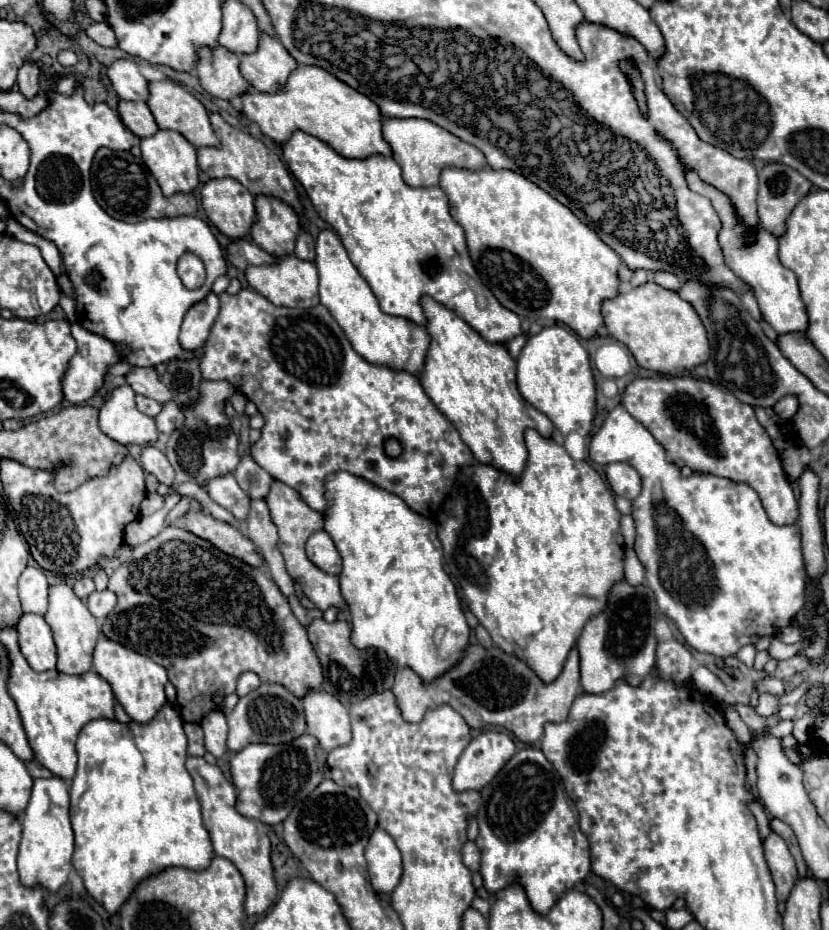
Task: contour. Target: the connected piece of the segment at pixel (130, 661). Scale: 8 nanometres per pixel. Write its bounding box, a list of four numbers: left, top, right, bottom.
[92,635,168,723]

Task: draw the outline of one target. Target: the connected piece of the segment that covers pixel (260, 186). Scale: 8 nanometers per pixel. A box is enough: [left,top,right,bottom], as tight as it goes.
[196,113,302,213]

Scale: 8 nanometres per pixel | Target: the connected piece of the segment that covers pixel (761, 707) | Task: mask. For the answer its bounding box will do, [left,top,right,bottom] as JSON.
[756,693,778,715]

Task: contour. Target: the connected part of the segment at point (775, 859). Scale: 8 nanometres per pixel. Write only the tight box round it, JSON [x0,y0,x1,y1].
[764,833,798,913]

